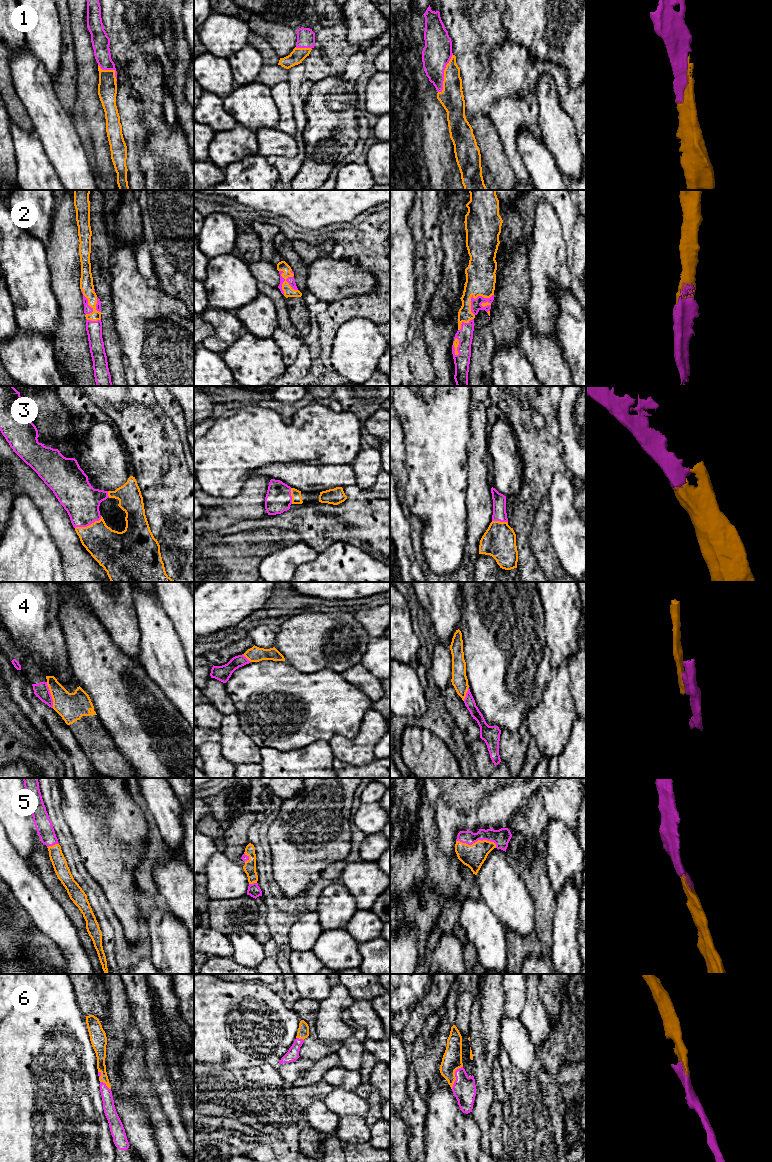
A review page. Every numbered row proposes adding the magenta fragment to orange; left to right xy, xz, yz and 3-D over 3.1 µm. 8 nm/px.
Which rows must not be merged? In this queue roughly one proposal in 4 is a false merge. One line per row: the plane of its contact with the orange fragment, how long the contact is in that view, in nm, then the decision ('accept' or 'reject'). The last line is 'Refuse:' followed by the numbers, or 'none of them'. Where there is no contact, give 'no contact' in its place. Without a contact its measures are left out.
1: yz | 340 nm | accept
2: xz | 220 nm | accept
3: xy | 240 nm | accept
4: xy | 220 nm | accept
5: yz | 340 nm | accept
6: yz | 200 nm | accept
Refuse: none of them

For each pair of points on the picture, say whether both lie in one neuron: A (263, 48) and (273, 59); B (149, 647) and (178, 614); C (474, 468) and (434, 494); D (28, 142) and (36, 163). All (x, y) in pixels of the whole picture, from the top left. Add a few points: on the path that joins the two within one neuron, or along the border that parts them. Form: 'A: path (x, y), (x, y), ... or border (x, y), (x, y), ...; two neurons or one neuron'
A: path (266, 51), (270, 56); one neuron
B: border (158, 601), (169, 618), (180, 643); two neurons
C: border (468, 448), (468, 489), (465, 494); two neurons
D: path (28, 147), (31, 158); one neuron

